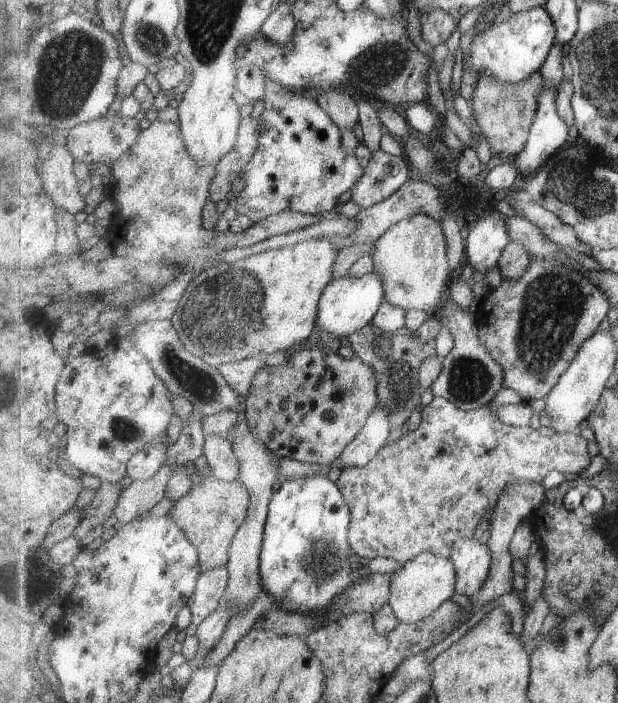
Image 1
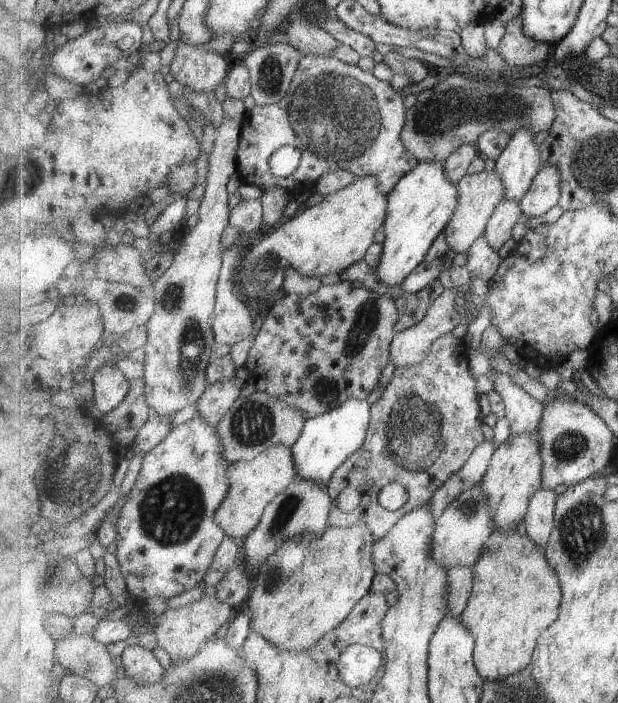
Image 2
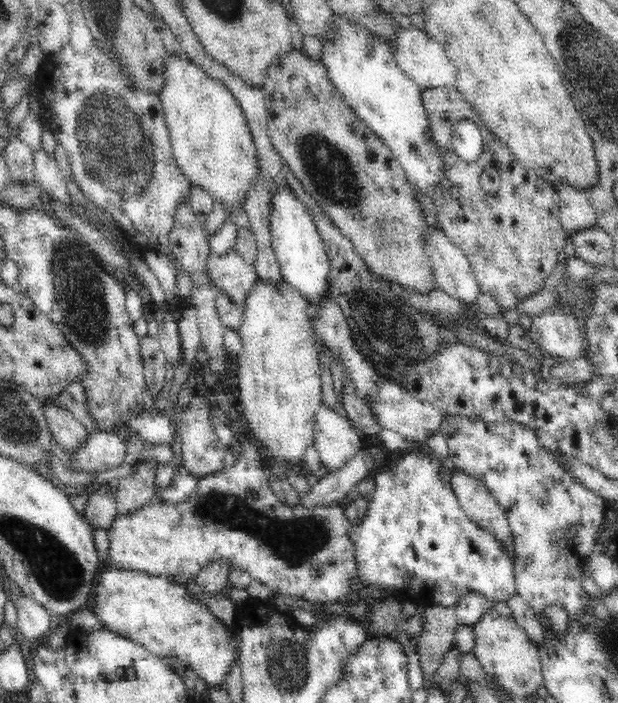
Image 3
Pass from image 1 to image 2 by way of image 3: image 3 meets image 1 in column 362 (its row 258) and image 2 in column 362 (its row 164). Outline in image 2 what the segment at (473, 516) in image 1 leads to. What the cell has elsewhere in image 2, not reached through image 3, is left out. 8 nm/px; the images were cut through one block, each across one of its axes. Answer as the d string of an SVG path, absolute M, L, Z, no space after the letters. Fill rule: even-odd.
M449 333L436 340L422 364L395 368L391 382L386 386L379 401L372 405L372 421L365 444L337 469L327 486L334 501L347 486L365 489L364 494L359 505L348 513L342 512L334 504L330 510L329 525L346 529L357 524L366 524L371 529L375 542L379 542L406 514L427 505L437 490L468 464L475 449L485 442L481 430L483 415L479 408L480 394L477 392L477 380L470 370L468 349L466 338L455 338ZM393 481L404 484L409 493L407 504L396 511L383 508L378 497L380 490Z

